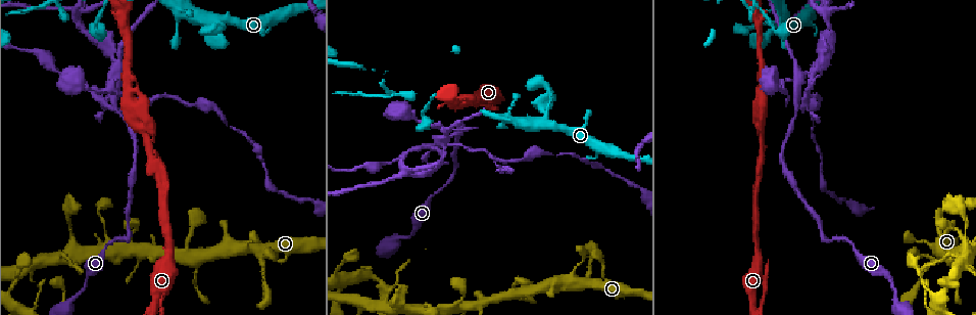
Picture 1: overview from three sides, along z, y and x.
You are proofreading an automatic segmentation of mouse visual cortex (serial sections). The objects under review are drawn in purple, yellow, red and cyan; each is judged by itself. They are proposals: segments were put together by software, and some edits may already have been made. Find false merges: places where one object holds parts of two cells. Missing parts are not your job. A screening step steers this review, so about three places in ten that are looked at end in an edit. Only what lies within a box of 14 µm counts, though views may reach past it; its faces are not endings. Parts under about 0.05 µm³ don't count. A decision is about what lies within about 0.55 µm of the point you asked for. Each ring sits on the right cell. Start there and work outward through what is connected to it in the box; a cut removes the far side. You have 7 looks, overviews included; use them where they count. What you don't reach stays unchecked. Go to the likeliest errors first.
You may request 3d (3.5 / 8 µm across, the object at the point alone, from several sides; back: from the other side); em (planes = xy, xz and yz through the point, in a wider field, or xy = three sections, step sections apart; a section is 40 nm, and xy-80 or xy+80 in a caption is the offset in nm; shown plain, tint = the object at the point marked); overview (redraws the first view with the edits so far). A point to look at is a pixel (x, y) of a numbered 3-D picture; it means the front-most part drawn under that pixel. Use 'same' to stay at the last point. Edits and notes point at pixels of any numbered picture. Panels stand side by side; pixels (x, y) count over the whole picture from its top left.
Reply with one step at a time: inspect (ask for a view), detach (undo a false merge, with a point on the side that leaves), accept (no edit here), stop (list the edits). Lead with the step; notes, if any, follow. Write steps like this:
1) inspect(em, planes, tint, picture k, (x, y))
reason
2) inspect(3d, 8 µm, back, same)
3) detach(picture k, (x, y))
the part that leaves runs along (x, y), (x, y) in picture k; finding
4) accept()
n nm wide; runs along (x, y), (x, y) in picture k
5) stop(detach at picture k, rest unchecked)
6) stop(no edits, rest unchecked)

inspect(3d, 8 µm, picture 1, (134, 250))
looks like a crossing

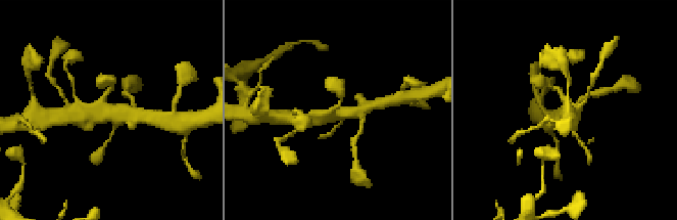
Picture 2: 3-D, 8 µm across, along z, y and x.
inspect(3d, 3.5 µm, picture 2, (110, 114))

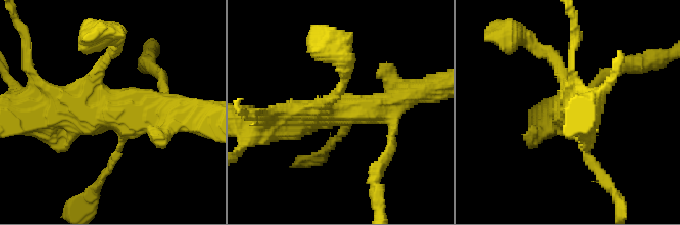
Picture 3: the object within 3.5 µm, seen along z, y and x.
accept()
arms of 150, 200, 350, 500 nm; runs along (405, 96), (274, 123) in picture 3; all the same cell

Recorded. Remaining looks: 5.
inspect(3d, 3.5 µm, back, picture 1, (779, 15))

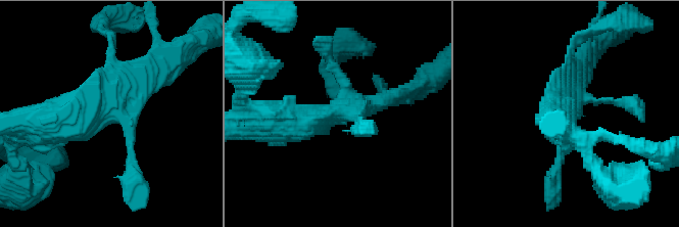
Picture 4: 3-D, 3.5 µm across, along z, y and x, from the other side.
inspect(em, xy, step 2, tint, picture 4, (115, 105))
need the tissue

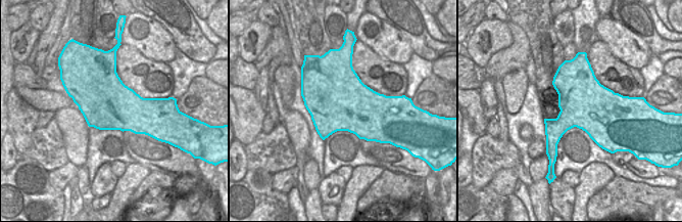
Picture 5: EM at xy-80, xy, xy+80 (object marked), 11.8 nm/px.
inspect(em, xy, step 5, tint, same)

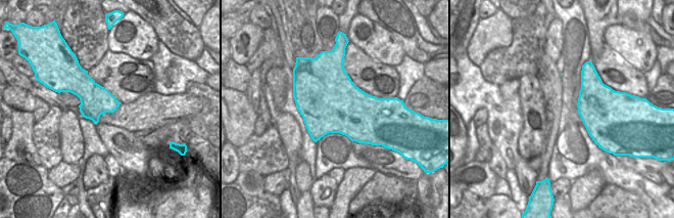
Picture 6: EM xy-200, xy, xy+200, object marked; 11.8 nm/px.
accept()
one cell here

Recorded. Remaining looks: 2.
inspect(3d, 3.5 µm, picture 1, (764, 300))
touches itself

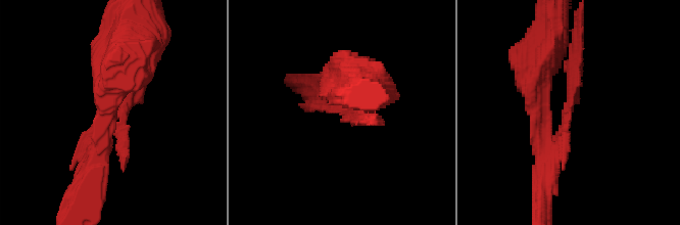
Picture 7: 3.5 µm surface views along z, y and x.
inspect(em, planes, tint, picture 7, (333, 108))
now the EM

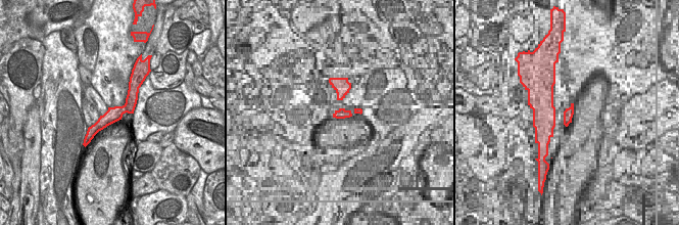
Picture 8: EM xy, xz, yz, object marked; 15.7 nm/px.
accept()
runs along (131, 88), (131, 101), (89, 136) in picture 8; one cell here

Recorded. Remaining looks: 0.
stop(no edits, rest unchecked)

